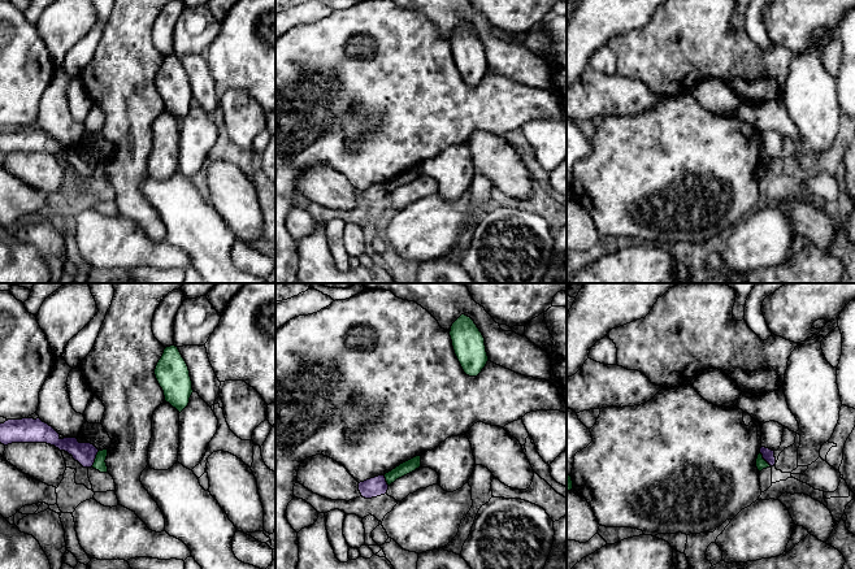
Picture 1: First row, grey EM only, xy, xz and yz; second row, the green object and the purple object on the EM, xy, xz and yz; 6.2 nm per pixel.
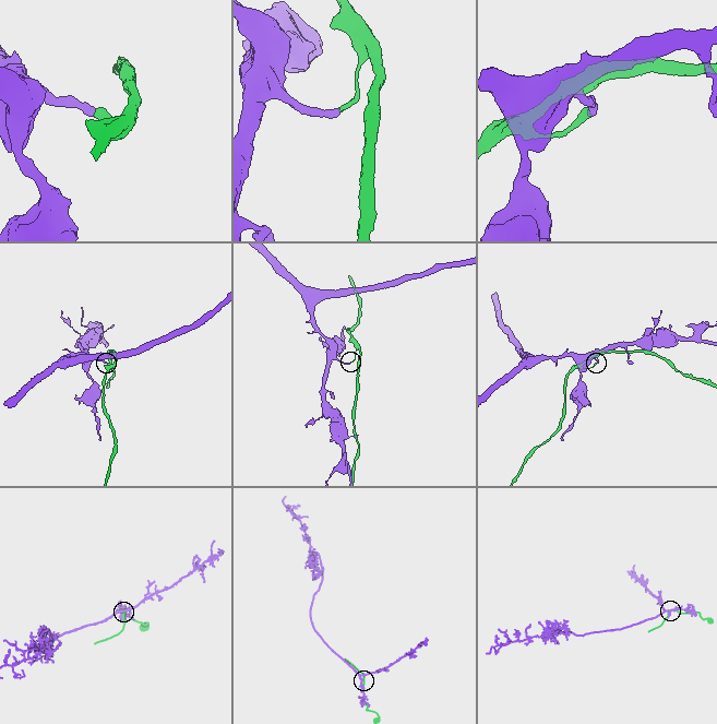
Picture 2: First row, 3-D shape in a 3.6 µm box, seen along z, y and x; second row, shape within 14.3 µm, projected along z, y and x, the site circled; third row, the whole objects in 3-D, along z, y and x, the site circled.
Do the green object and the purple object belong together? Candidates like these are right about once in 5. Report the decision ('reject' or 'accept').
reject

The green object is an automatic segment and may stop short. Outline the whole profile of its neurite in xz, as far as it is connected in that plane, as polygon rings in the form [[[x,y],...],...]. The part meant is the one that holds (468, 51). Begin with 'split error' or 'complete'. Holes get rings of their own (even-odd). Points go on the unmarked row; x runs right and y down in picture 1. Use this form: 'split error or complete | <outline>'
complete | [[[461,23],[451,35],[450,45],[455,64],[469,86],[477,86],[486,75],[489,65],[485,47],[474,30]]]

